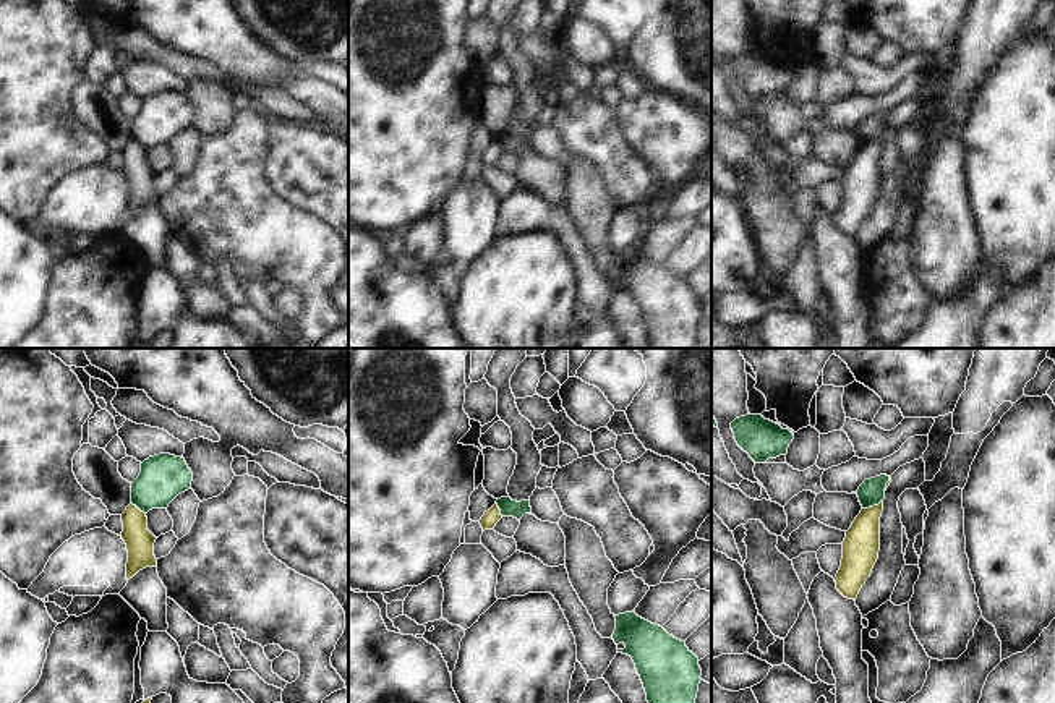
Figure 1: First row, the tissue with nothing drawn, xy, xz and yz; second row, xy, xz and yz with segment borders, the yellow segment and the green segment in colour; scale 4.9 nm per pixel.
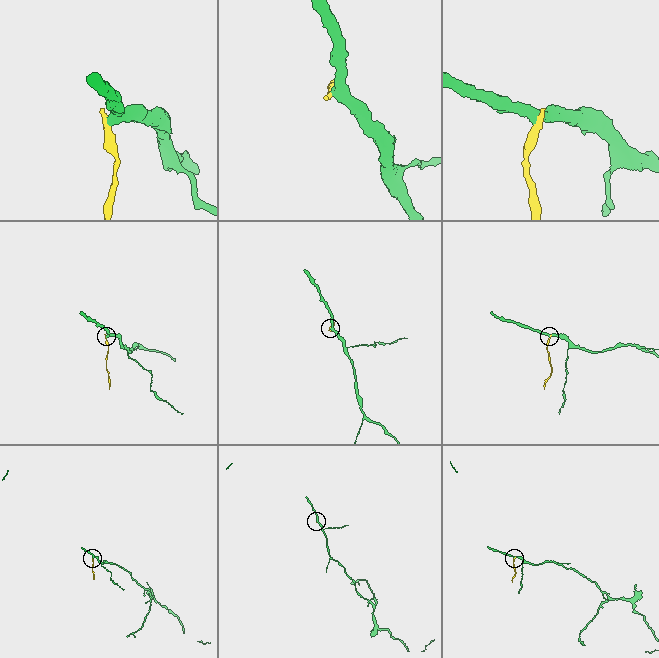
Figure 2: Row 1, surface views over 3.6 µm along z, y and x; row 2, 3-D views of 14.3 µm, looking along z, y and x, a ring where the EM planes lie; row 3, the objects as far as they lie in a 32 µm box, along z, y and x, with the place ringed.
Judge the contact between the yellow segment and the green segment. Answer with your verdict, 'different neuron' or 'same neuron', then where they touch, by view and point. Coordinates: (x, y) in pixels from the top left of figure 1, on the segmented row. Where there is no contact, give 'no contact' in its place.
different neuron | yz (874, 506)

